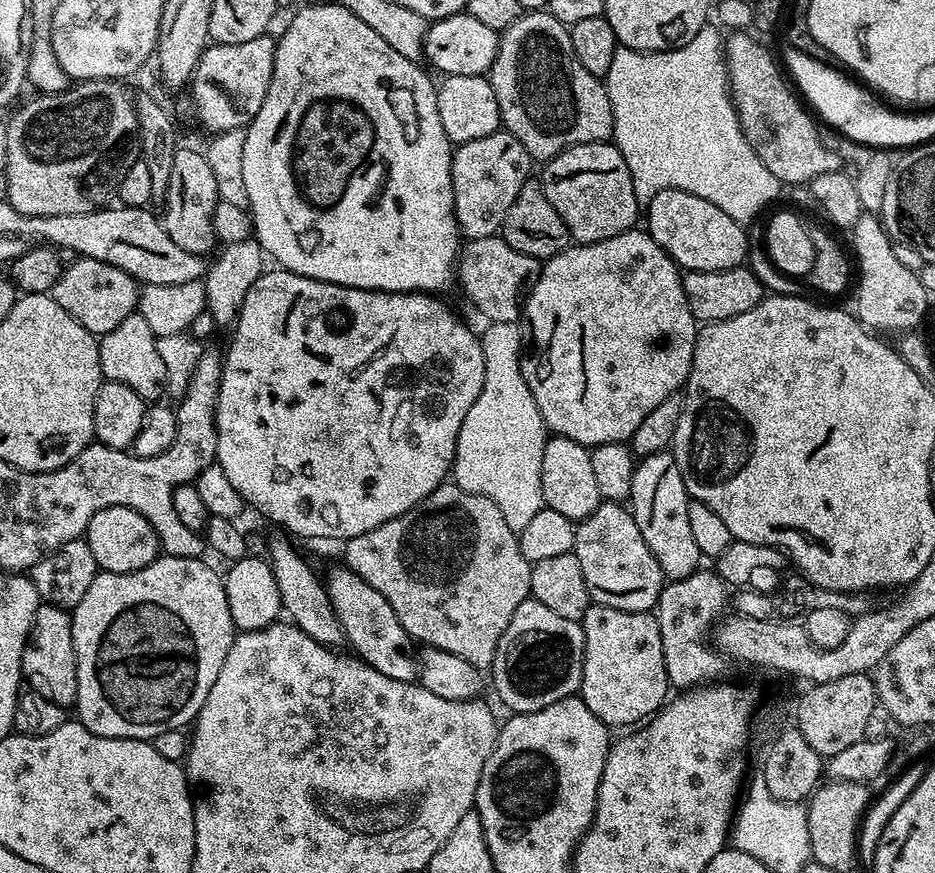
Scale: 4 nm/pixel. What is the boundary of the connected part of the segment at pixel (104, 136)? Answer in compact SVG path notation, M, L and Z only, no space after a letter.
M81 80L73 83L65 92L59 92L53 96L37 95L37 100L29 102L25 108L17 110L8 120L8 133L6 134L6 166L2 171L8 179L8 199L10 206L18 210L18 214L27 216L61 216L62 214L86 214L94 212L97 208L103 208L113 199L114 193L120 187L120 180L134 166L134 162L141 159L140 127L138 126L138 114L134 92L127 88L127 83L119 80Z

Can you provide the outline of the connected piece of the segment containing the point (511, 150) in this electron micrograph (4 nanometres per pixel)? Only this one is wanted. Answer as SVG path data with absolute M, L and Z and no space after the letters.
M507 130L494 134L486 134L486 138L474 138L474 142L459 145L452 153L452 189L454 190L454 214L461 233L468 240L477 240L487 236L497 235L504 227L506 210L514 206L514 198L522 190L522 186L529 183L534 161L531 154Z

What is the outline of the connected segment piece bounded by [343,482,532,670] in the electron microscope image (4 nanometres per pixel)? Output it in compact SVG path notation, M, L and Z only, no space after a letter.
M455 482L438 485L406 514L350 538L343 548L343 563L390 602L394 614L398 614L398 622L402 622L413 641L458 654L458 658L481 670L491 669L498 642L506 634L514 610L530 596L532 565L522 554L519 535L506 526L502 510L490 498L470 494Z

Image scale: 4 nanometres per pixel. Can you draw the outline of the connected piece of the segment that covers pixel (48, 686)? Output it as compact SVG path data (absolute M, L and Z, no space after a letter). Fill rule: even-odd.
M41 603L36 610L36 617L32 623L32 633L28 635L28 645L20 659L20 670L27 687L33 692L42 694L42 698L50 698L58 706L68 710L76 703L78 694L78 678L76 677L76 651L72 637L72 617L67 611L53 604Z

